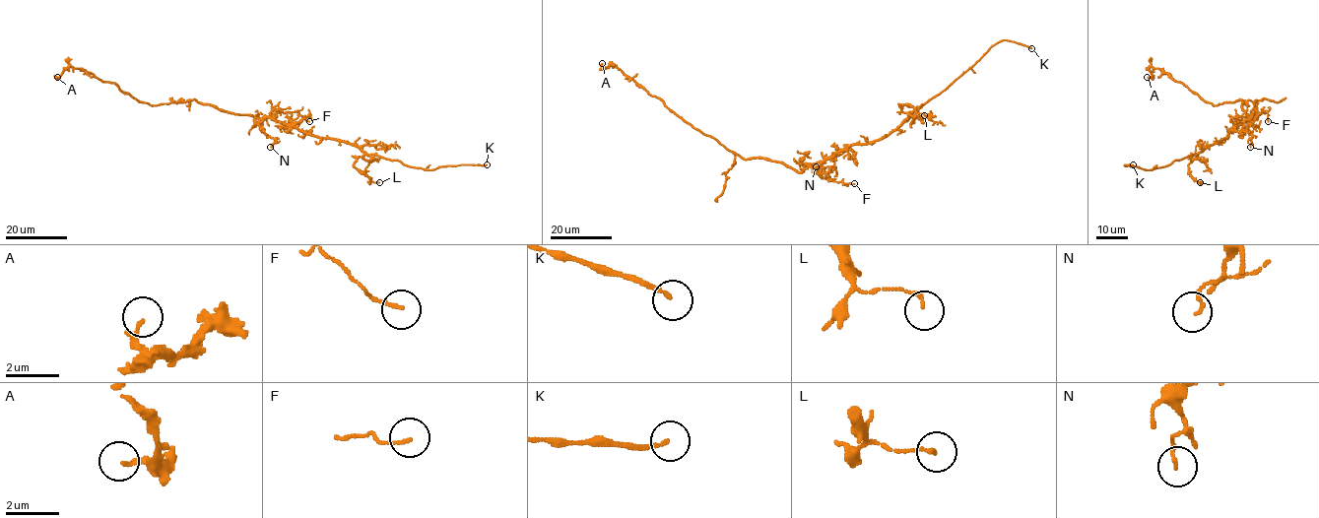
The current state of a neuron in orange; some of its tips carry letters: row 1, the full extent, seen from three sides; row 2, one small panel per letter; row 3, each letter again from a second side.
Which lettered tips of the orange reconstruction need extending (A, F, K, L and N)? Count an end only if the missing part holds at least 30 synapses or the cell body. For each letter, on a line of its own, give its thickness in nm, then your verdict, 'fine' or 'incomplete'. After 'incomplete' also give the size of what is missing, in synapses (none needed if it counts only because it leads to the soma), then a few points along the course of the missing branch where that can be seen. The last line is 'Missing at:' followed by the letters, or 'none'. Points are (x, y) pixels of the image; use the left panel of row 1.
A: calibre 150 nm; fine
F: calibre 120 nm; fine
K: calibre 120 nm; incomplete
L: calibre 130 nm; fine
N: calibre 100 nm; fine
Missing at: K

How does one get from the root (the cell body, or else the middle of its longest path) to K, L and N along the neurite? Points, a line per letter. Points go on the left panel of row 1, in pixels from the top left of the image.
K: (268, 117), (304, 133), (344, 140), (367, 154), (398, 160), (412, 166), (433, 170), (447, 165), (487, 164)
L: (268, 117), (304, 133), (357, 146), (364, 153), (356, 158), (354, 166), (372, 181), (379, 182)
N: (268, 117), (261, 121), (261, 129), (274, 139), (270, 147)

